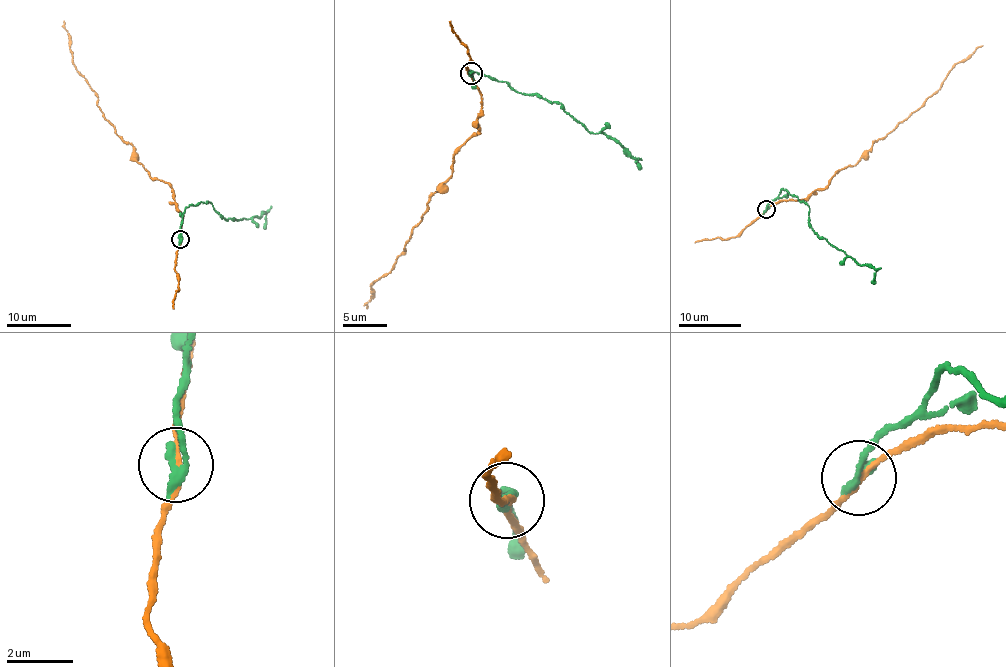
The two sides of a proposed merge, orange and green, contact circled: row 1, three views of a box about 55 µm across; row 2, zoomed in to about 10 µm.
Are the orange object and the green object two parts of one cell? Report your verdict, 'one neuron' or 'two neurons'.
two neurons

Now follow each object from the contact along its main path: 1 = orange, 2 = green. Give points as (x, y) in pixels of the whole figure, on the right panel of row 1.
1: (766, 209), (808, 198), (840, 170), (857, 164), (874, 142), (925, 103), (946, 76), (982, 45)
2: (766, 209), (782, 189), (803, 201), (809, 207), (815, 232), (849, 257), (874, 270), (871, 283)

